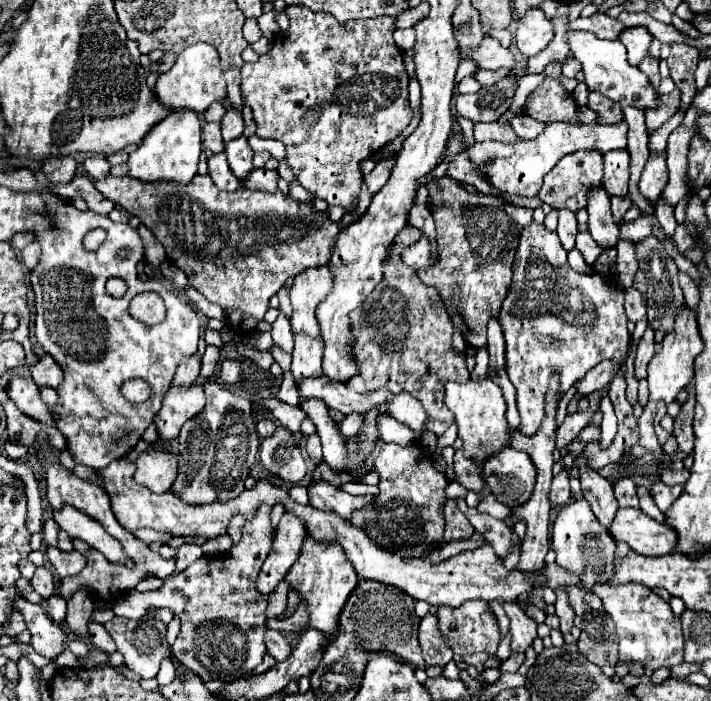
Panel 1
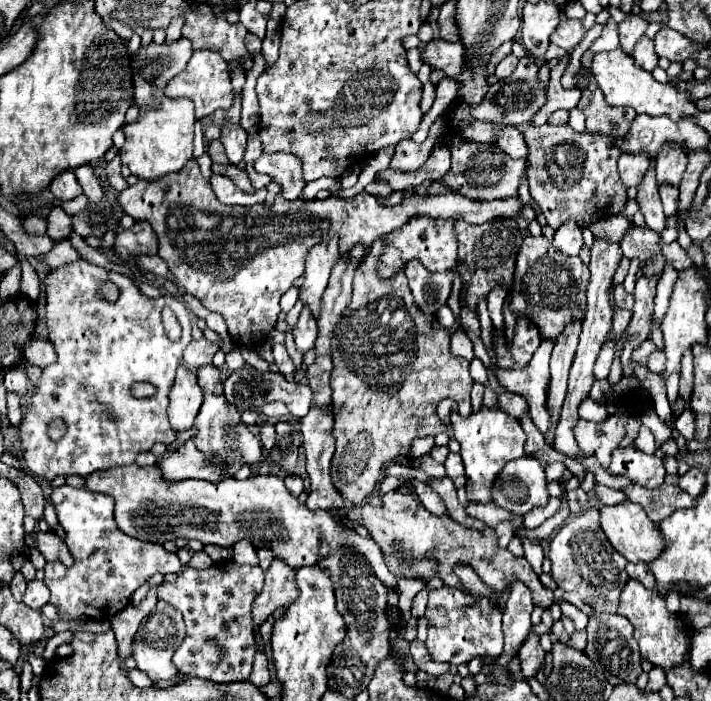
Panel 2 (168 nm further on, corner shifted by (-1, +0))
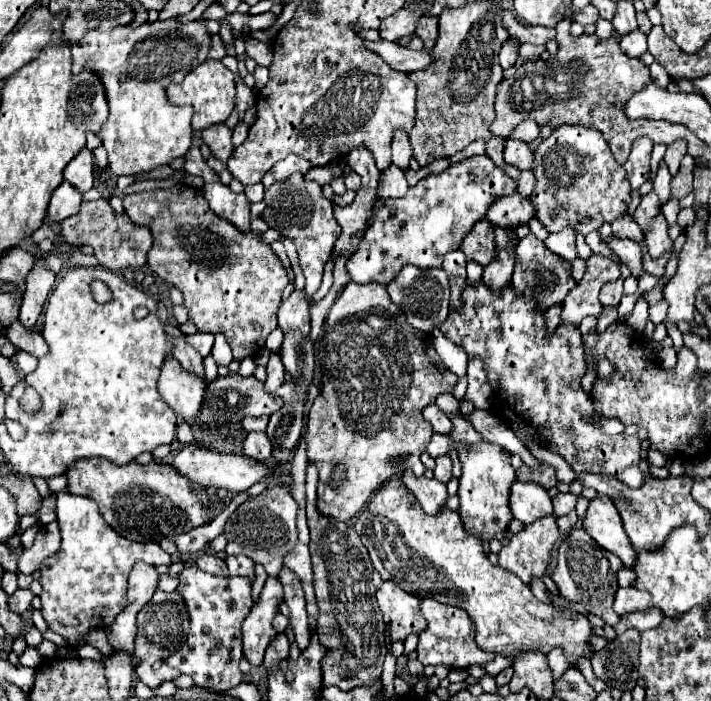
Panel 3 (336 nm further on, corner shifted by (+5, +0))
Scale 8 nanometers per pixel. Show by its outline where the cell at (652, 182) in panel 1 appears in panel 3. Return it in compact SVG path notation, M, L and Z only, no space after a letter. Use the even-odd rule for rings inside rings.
M677 140L673 144L669 144L667 152L665 152L665 162L669 166L669 172L675 176L679 170L679 162L681 158L687 154L687 142L685 140Z

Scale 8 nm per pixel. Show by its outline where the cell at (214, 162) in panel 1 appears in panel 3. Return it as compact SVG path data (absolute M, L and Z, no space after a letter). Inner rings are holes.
M221 182L205 184L203 186L203 196L207 198L213 214L219 218L225 218L227 222L233 222L237 230L243 234L249 232L249 200L245 194L235 194L229 190L229 186L223 186Z

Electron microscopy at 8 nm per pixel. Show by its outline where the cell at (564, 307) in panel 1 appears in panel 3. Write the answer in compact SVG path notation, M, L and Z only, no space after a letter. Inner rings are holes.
M527 234L517 244L515 272L513 272L511 284L517 290L517 294L537 298L541 310L547 310L553 304L563 302L565 296L569 294L569 290L575 288L575 280L571 278L571 264L565 262L563 258L559 258L557 254L553 254L551 250L547 250L545 244L541 240L537 240L533 234Z

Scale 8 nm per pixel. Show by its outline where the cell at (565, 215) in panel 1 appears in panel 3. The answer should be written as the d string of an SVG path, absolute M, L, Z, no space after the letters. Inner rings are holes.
M563 228L557 234L549 234L549 238L545 240L545 246L549 246L551 252L555 252L561 258L565 258L567 262L573 262L577 258L575 232L571 228Z

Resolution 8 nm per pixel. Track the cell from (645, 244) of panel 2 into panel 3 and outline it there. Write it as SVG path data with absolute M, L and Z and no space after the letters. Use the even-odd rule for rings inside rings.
M625 214L625 218L619 218L617 222L613 222L611 228L613 228L613 234L617 238L629 238L629 240L635 240L635 242L643 242L643 234L629 214Z

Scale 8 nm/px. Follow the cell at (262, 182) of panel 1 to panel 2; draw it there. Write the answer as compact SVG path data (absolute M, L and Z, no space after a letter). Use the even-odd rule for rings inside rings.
M213 164L213 172L215 172L215 174L227 174L227 176L233 180L233 184L235 184L237 188L241 188L243 192L247 192L247 194L255 194L255 192L257 192L257 190L253 188L249 176L247 176L247 170L241 170L241 168L233 166L233 164L227 164L227 166Z

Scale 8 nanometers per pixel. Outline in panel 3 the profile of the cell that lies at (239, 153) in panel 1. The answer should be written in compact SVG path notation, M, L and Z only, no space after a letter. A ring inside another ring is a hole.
M215 124L209 126L201 132L201 140L211 148L211 154L221 160L227 162L229 156L233 154L233 144L231 144L231 128L227 128L225 124Z

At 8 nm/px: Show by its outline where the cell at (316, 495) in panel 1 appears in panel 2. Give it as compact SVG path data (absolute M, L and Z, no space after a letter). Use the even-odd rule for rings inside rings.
M399 492L373 496L371 500L367 500L367 504L349 508L347 518L351 518L351 522L365 526L369 530L371 538L381 546L389 568L399 576L407 574L407 576L421 576L429 580L433 576L433 562L437 560L439 576L443 578L445 586L459 588L461 582L453 574L453 564L463 562L463 564L469 564L481 576L481 580L497 592L501 592L513 580L523 580L531 588L533 602L537 606L549 608L553 604L553 592L541 586L537 574L533 572L533 568L529 566L525 558L517 558L507 548L501 548L497 544L497 534L493 528L485 528L485 532L479 532L479 530L471 530L449 520L447 514L437 518L423 508L419 498L401 496ZM425 552L435 552L435 558L425 560Z

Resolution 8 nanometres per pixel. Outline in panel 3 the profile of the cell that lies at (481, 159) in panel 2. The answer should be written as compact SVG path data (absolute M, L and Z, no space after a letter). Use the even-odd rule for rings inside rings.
M487 154L483 156L469 156L453 166L449 166L441 174L429 174L423 180L417 182L417 186L409 188L403 198L387 198L381 208L373 214L371 226L367 228L357 252L347 260L347 272L357 284L367 284L367 282L381 282L387 286L395 274L405 264L413 264L419 268L433 268L433 262L441 262L447 252L453 252L461 246L461 240L469 234L473 224L481 218L485 218L489 206L493 204L495 198L509 196L517 190L517 184L511 176L503 172L503 168L493 166L487 174Z

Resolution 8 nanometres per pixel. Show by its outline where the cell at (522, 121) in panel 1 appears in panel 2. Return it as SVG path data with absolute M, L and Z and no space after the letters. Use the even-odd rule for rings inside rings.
M529 126L523 130L523 138L529 148L529 190L531 196L541 204L547 224L559 228L573 218L581 228L615 216L623 210L627 194L617 172L619 148L611 136L575 132L569 126Z

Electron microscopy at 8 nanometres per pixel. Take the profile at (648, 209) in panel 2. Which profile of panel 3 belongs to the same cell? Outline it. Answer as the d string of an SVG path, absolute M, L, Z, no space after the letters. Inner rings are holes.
M661 214L651 222L651 230L645 234L645 244L647 244L649 254L651 254L653 260L659 260L665 252L671 250L673 242L667 234L667 222Z

